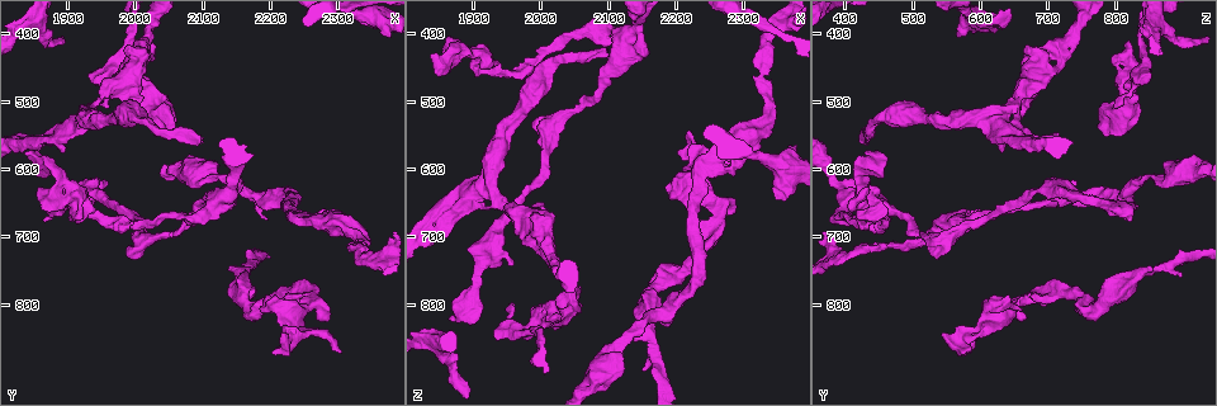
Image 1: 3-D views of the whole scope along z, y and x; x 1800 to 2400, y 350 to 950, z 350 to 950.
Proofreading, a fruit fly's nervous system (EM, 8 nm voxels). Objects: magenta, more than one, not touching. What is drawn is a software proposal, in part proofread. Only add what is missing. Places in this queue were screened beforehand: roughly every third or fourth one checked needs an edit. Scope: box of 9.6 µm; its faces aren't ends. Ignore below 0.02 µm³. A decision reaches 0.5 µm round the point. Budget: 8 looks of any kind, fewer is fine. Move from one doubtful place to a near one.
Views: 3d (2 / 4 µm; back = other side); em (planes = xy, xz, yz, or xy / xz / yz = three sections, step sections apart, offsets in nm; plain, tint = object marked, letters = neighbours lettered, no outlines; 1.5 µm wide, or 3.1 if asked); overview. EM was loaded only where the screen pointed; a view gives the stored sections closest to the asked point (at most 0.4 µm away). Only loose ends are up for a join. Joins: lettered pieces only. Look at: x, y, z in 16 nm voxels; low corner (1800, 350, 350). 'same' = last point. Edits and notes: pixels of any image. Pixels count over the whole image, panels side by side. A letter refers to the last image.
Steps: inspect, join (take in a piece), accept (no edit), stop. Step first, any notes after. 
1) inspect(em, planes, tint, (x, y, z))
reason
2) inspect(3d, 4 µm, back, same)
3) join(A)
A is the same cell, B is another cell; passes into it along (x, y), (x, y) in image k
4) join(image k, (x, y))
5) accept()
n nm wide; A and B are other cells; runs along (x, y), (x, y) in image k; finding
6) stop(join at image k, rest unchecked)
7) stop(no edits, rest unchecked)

inspect(em, planes, plain, (1835, 580, 435))
an open end

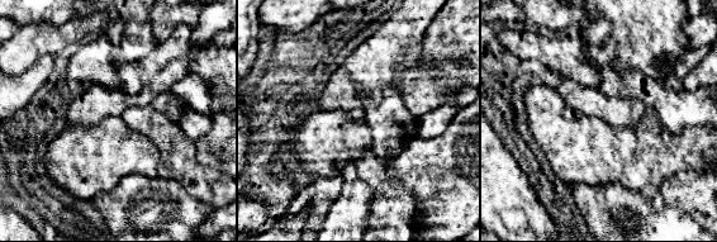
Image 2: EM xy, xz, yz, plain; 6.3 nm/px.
inspect(em, planes, letters, same)
what lies round it

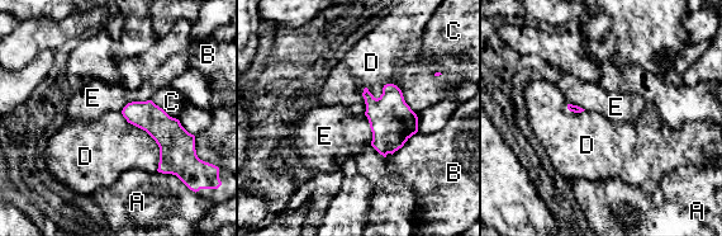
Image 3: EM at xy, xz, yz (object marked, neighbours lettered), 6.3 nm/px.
accept()
A, B, C, D and E are other cells; border along (120, 113), (157, 145), (157, 170) in image 3; none of them fits

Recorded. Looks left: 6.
inspect(em, xy, step 4, tint, (1895, 575, 635))
an open end

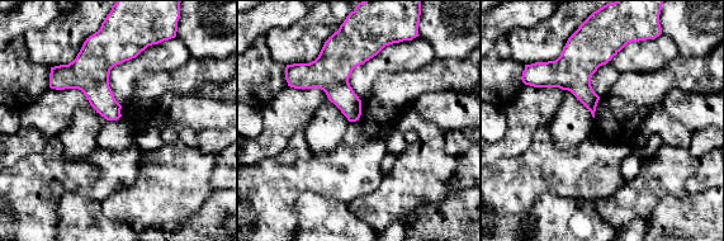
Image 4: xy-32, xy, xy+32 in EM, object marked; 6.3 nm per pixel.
inspect(em, xy, step 4, letters, same)

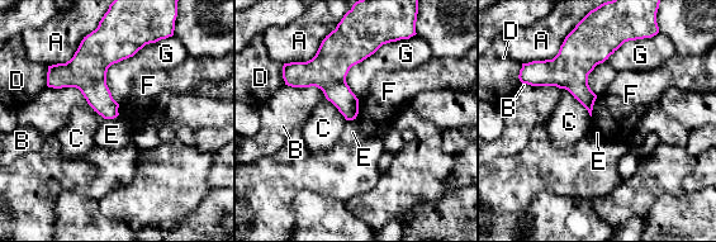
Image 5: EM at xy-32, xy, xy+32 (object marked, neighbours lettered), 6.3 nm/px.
accept()
A, B, C, D, E, F and G are other cells; border along (597, 96), (591, 117) in image 5; no lettered piece goes on from it

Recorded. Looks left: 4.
inspect(3d, 2 µm, back, (1865, 675, 825))

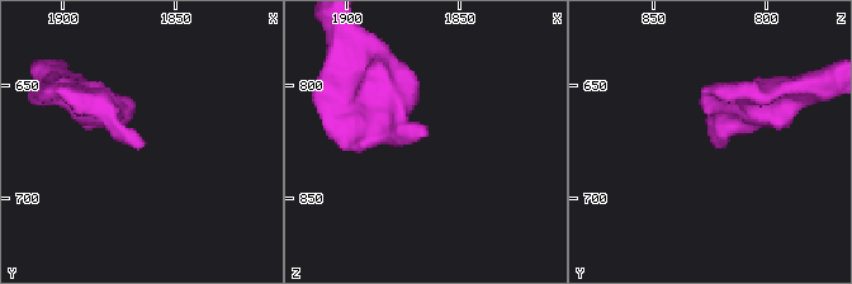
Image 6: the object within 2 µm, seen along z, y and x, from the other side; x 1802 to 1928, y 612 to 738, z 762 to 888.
inspect(em, yz, step 8, tint, (1865, 676, 823))

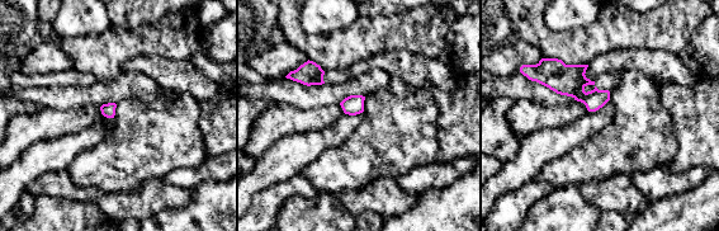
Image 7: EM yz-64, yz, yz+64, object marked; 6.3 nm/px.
inspect(em, planes, letters, same)
another direction

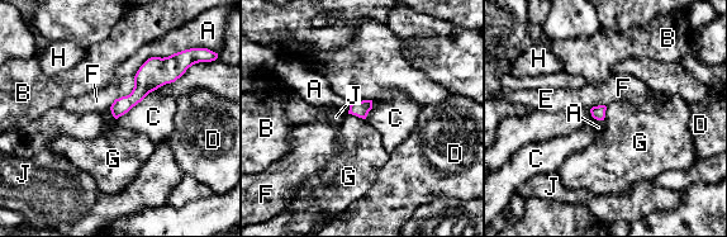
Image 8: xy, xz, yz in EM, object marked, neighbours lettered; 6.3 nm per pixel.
accept()
A, B, C, D, E, F, G, H and J are other cells; no lettered piece goes on from it

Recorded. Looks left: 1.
inspect(em, planes, letters, (2285, 825, 665))
branch stops here

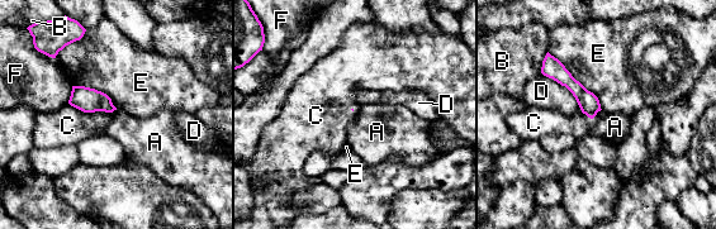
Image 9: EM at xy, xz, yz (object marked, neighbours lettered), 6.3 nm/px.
accept()
E touches over 500 nm; A, B, C, D, E and F are other cells; no lettered piece goes on from it

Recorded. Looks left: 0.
stop(no edits, rest unchecked)

